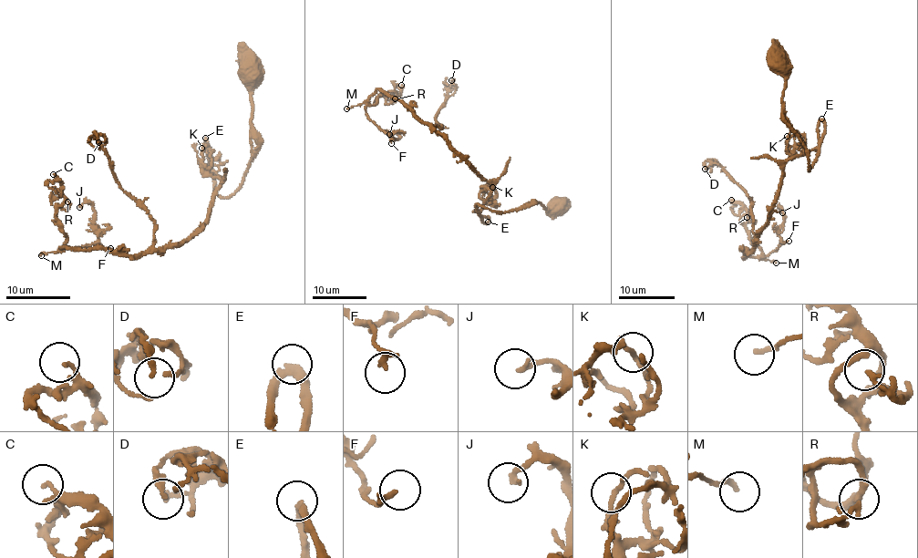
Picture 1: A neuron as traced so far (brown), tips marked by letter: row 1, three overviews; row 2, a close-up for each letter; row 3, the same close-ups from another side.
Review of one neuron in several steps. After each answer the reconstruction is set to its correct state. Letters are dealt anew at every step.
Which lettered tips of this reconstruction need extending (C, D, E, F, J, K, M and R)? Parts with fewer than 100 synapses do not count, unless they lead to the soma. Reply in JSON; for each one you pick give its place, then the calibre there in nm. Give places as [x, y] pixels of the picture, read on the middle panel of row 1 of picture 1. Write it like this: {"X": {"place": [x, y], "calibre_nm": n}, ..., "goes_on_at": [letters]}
{"goes_on_at": []}

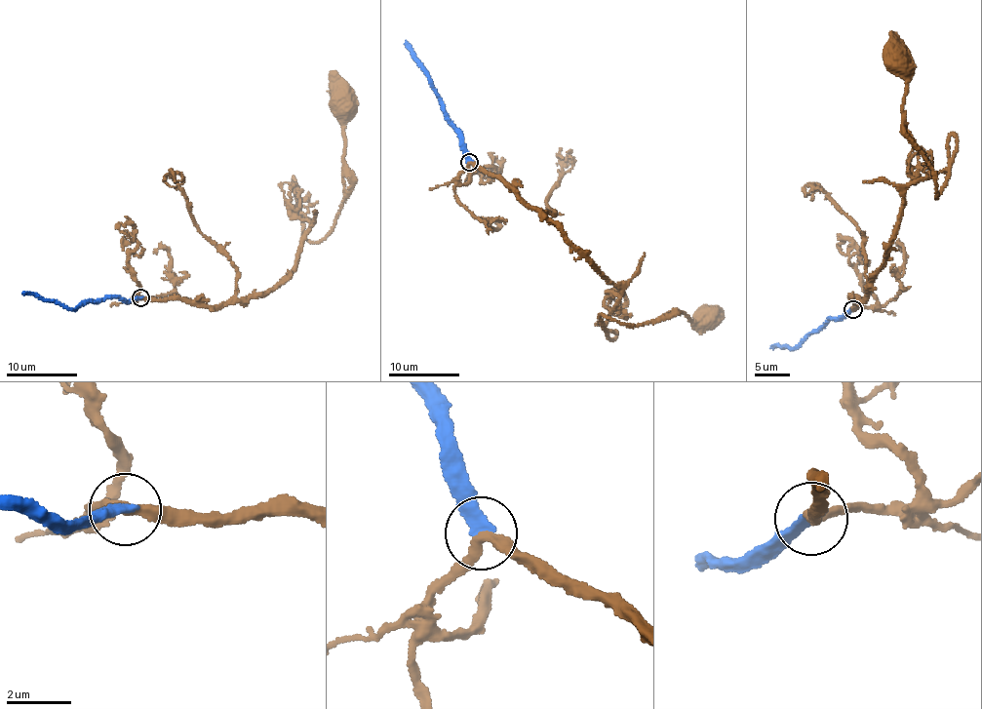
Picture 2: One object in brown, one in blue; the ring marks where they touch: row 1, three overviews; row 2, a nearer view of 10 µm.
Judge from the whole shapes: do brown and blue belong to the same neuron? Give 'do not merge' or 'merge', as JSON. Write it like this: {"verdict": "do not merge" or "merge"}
{"verdict": "merge"}

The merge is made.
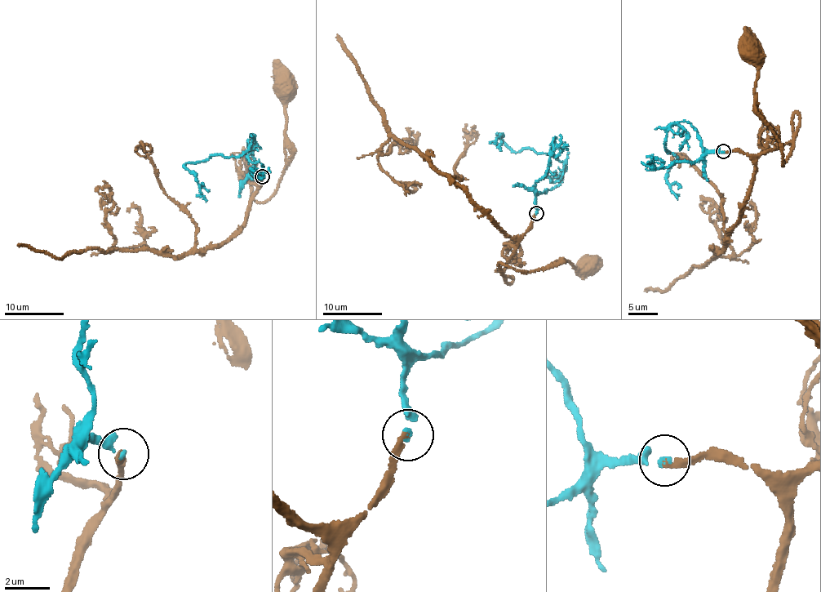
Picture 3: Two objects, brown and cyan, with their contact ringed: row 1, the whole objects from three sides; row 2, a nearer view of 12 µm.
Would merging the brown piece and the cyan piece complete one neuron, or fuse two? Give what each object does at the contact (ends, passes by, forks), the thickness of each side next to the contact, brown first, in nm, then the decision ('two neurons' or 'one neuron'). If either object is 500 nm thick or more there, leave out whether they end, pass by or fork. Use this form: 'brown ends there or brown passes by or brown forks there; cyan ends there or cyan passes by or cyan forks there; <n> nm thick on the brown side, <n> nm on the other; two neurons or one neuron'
brown ends there; cyan ends there; 240 nm thick on the brown side, 130 nm on the other; one neuron

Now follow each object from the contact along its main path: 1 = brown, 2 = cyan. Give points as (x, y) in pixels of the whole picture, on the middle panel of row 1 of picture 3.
1: (536, 213), (503, 273), (499, 273), (499, 264), (533, 272), (559, 260), (579, 269), (589, 269), (588, 265)
2: (536, 213), (536, 196), (558, 184), (563, 166), (530, 148), (516, 152), (499, 133), (494, 144)

